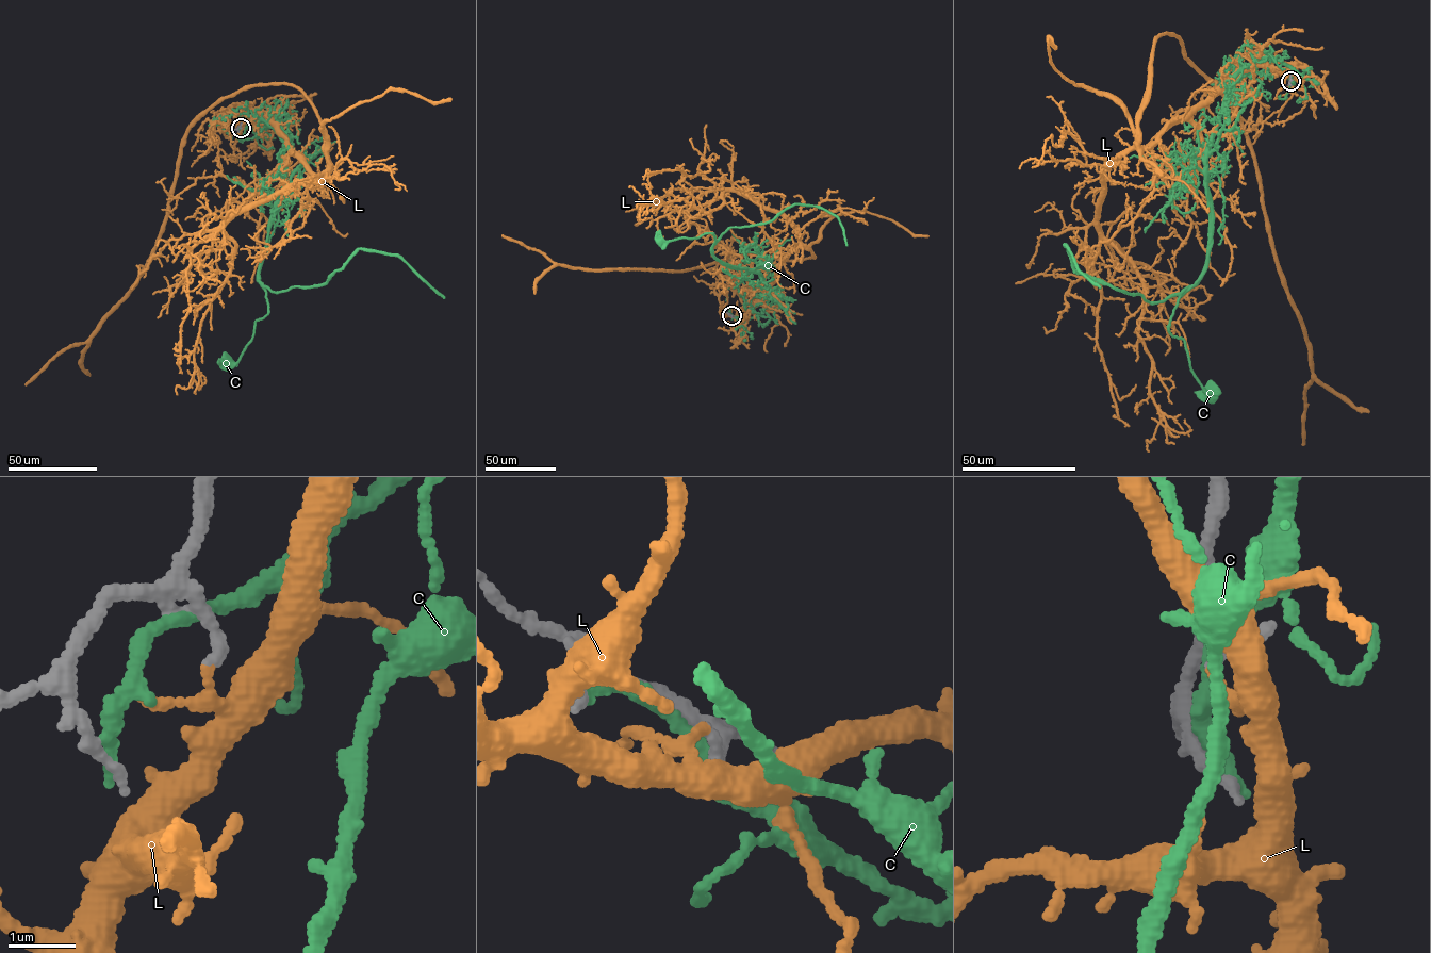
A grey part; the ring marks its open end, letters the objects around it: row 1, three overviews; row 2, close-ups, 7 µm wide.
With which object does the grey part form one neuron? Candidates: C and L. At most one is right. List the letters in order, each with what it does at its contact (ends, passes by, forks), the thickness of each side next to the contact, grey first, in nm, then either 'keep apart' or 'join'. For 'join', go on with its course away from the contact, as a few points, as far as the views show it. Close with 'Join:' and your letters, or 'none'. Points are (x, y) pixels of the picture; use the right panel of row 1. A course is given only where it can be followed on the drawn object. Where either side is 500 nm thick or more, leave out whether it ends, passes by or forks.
C: it passes by | 240/180 nm | keep apart
L: it passes by | 180/140 nm | join | via (1290, 81), (1287, 71), (1249, 66), (1155, 141), (1125, 149), (1111, 161), (1100, 204)
Join: L

